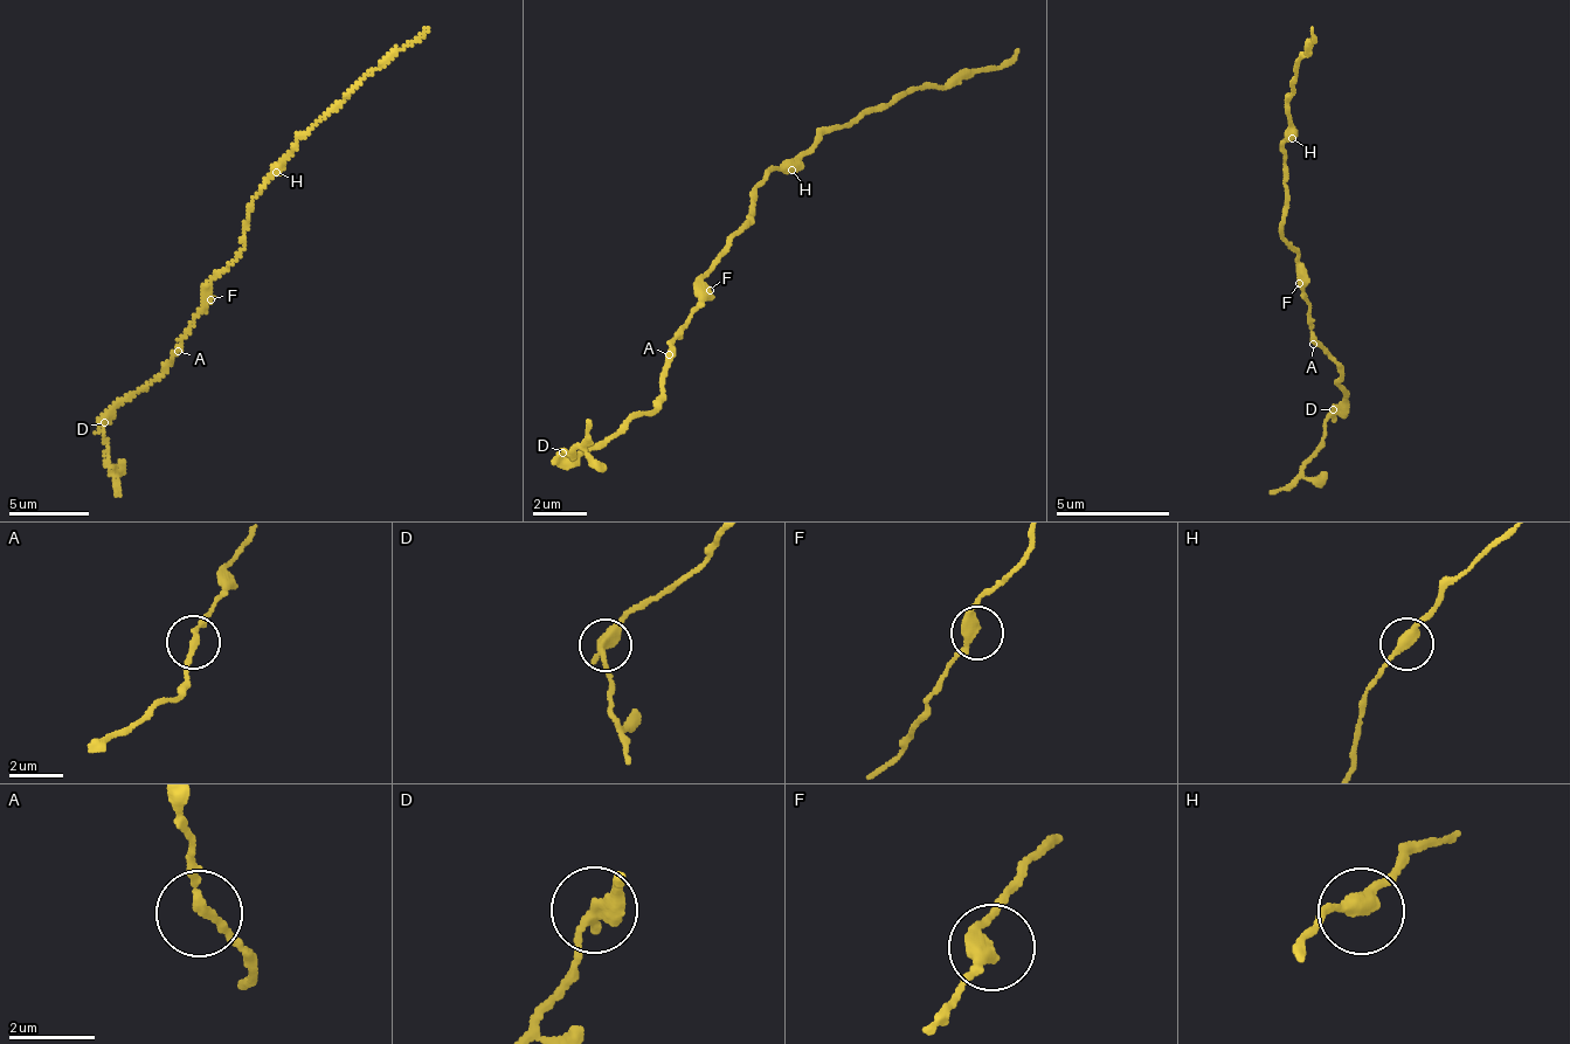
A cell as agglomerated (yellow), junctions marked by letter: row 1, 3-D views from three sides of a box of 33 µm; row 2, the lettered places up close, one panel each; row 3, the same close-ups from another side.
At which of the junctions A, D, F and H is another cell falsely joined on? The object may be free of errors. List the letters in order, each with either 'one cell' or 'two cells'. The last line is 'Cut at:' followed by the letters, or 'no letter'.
A: one cell
D: two cells
F: one cell
H: one cell
Cut at: D

